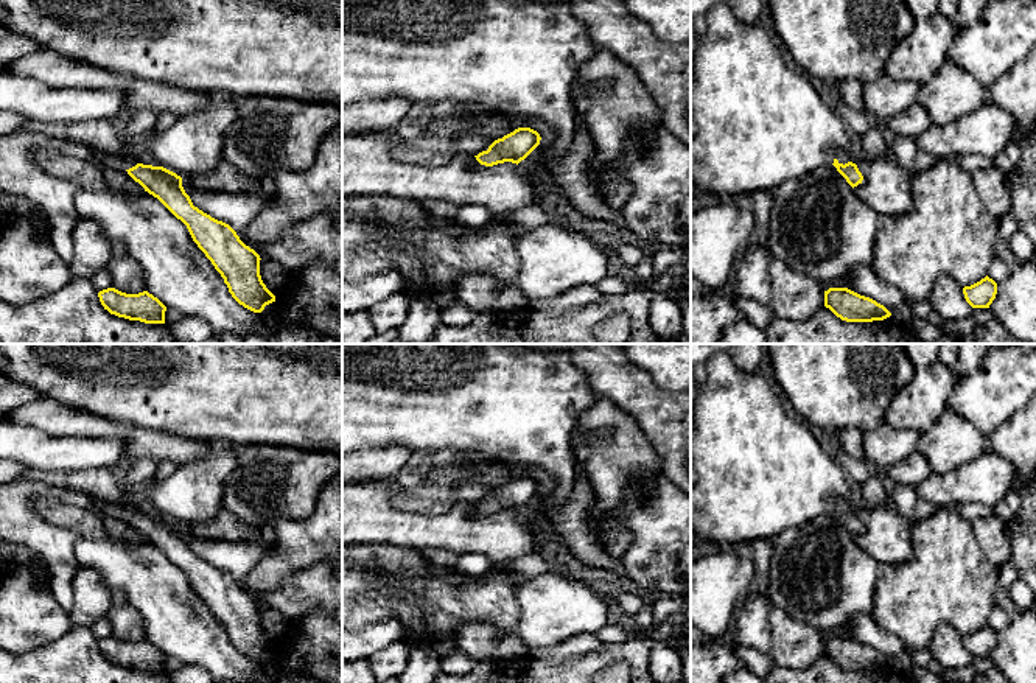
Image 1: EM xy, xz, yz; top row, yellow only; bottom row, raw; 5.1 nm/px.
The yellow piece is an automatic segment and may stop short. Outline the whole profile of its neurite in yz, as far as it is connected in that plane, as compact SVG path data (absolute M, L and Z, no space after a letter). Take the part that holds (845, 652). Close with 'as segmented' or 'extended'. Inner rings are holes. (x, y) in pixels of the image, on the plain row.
M829 636L824 639L824 655L846 671L873 671L891 664L884 653L848 636Z | as segmented

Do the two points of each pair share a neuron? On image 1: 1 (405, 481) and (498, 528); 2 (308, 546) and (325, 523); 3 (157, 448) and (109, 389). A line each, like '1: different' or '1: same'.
1: different
2: same
3: different

